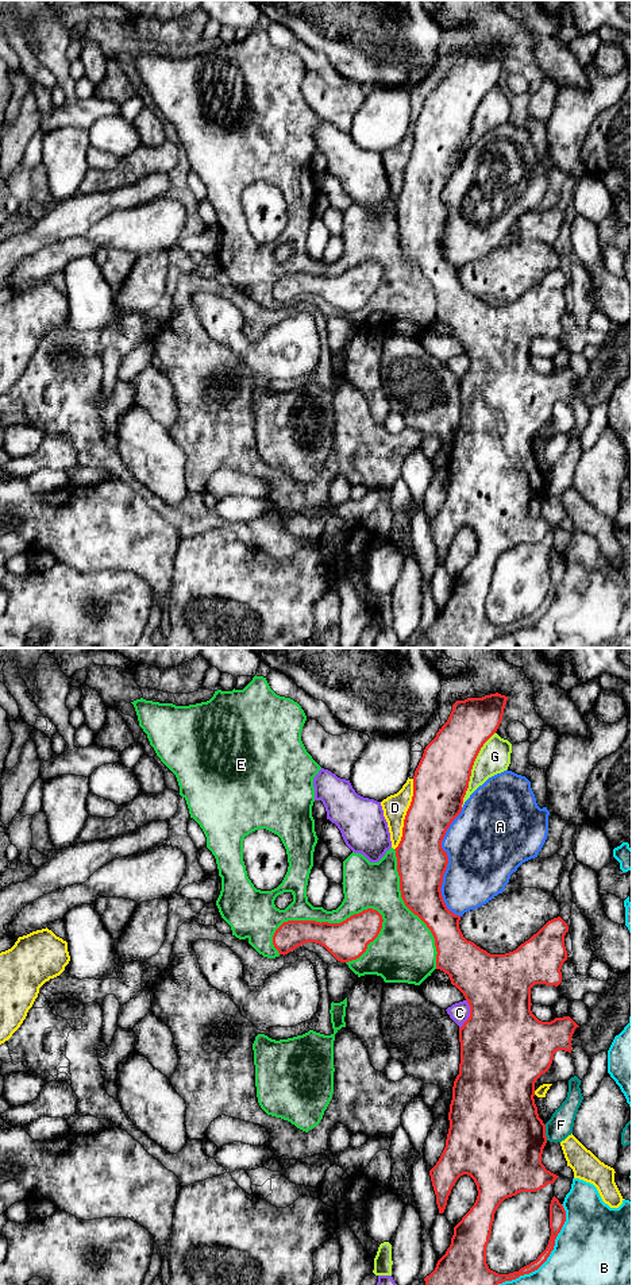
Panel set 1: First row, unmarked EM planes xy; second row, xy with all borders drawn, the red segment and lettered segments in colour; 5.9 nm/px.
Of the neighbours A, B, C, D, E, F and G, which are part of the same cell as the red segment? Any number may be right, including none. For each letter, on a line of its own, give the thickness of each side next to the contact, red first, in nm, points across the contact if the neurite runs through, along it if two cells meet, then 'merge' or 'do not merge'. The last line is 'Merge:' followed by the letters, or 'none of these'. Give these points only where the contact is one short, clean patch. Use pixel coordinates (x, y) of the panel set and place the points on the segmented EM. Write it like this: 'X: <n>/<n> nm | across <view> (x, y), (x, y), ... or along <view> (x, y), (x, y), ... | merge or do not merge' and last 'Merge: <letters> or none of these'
A: 300/460 nm | do not merge
B: 100/420 nm | do not merge
C: 500/120 nm | do not merge
D: 320/150 nm | do not merge
E: 240/160 nm | do not merge
F: 500/150 nm | do not merge
G: 320/190 nm | do not merge
Merge: none of these

